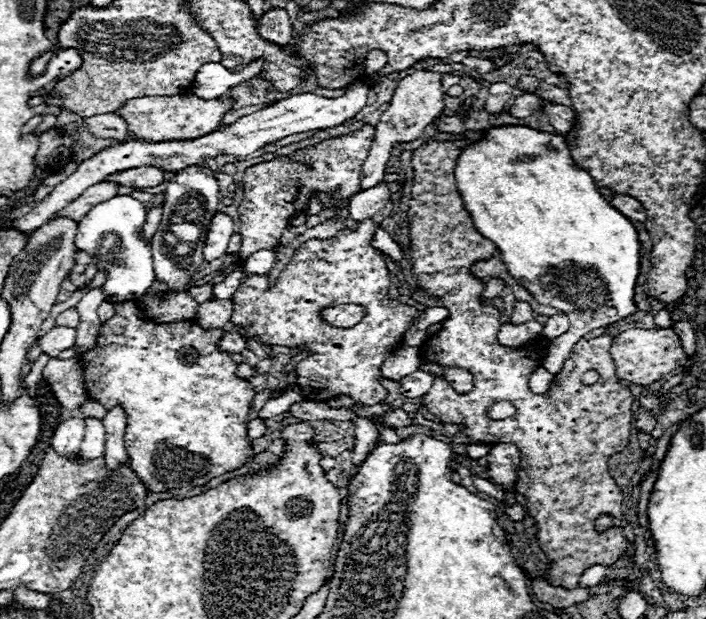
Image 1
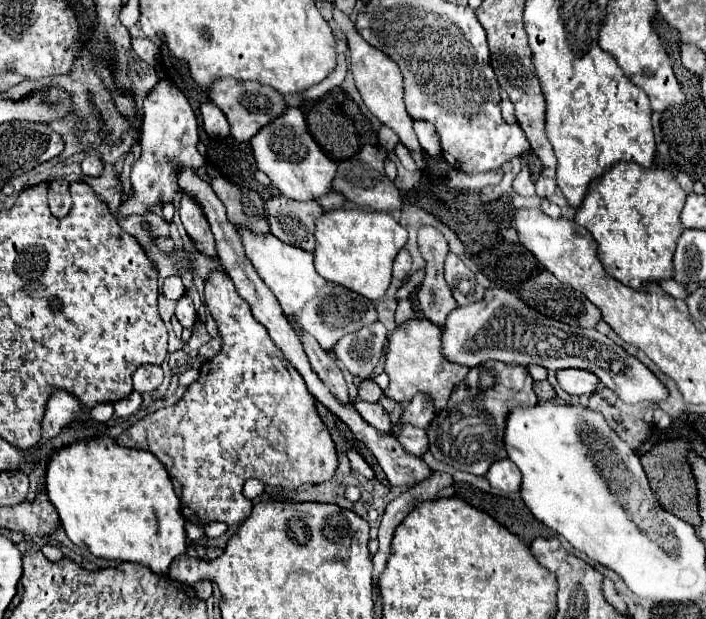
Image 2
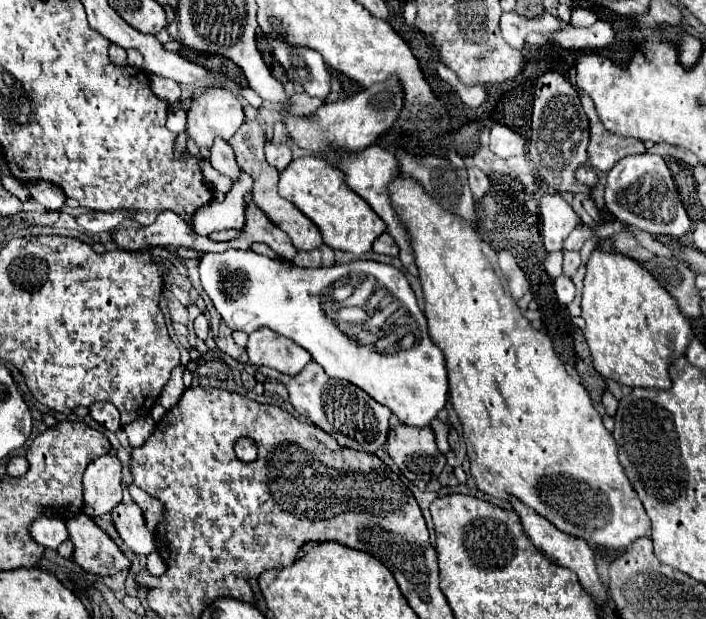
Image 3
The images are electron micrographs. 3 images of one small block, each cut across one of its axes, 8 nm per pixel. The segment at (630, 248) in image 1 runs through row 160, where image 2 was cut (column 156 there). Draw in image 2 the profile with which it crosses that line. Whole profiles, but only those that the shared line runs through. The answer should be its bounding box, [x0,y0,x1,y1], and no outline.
[46,438,188,576]

